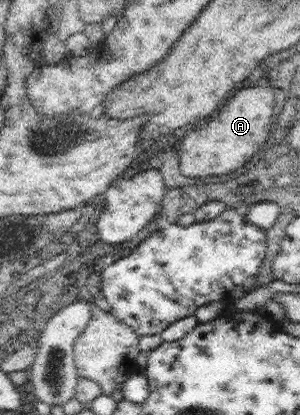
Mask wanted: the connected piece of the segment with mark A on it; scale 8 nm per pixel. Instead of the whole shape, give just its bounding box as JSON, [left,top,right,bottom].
[179,87,275,177]

